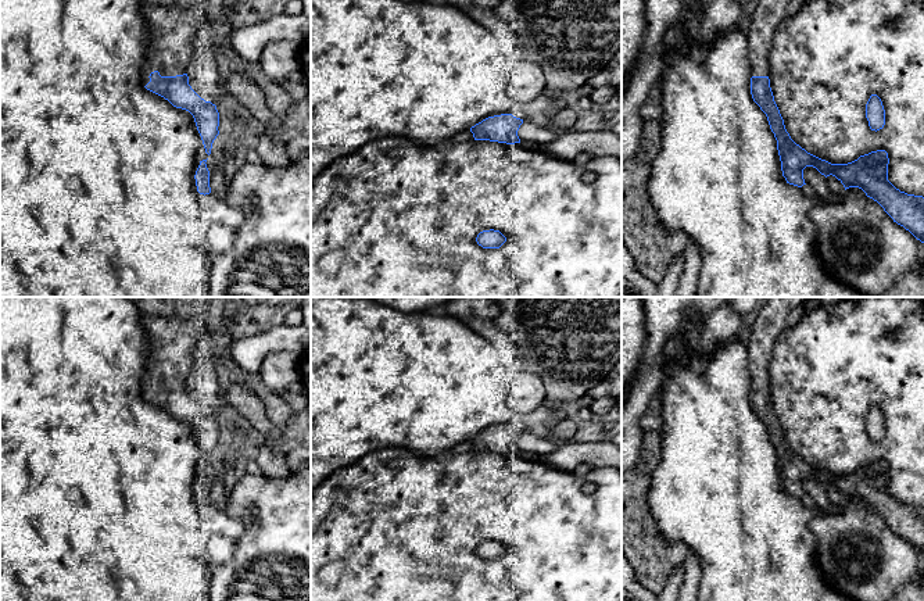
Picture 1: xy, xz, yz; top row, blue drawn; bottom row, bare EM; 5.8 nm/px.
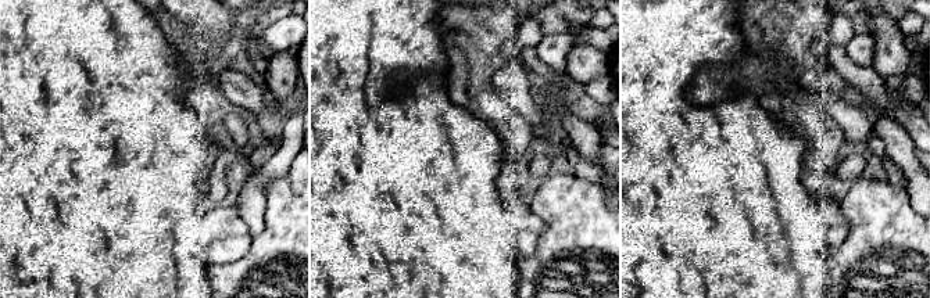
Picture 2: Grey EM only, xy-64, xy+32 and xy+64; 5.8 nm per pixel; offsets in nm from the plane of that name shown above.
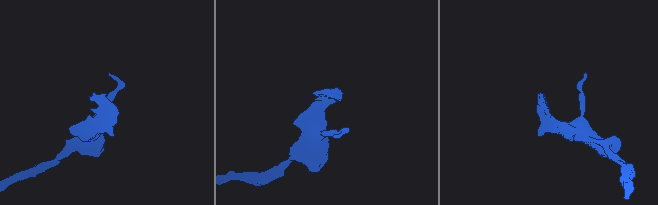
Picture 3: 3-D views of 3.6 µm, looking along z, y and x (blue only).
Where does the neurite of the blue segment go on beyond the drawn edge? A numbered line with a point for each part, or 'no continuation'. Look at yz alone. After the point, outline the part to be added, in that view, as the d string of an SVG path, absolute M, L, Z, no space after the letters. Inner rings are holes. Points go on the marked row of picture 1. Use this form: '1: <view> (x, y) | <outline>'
1: yz (767, 15) | M759 0L752 12L751 26L746 33L749 40L749 61L752 76L769 76L769 51L780 24L787 17L791 0Z

